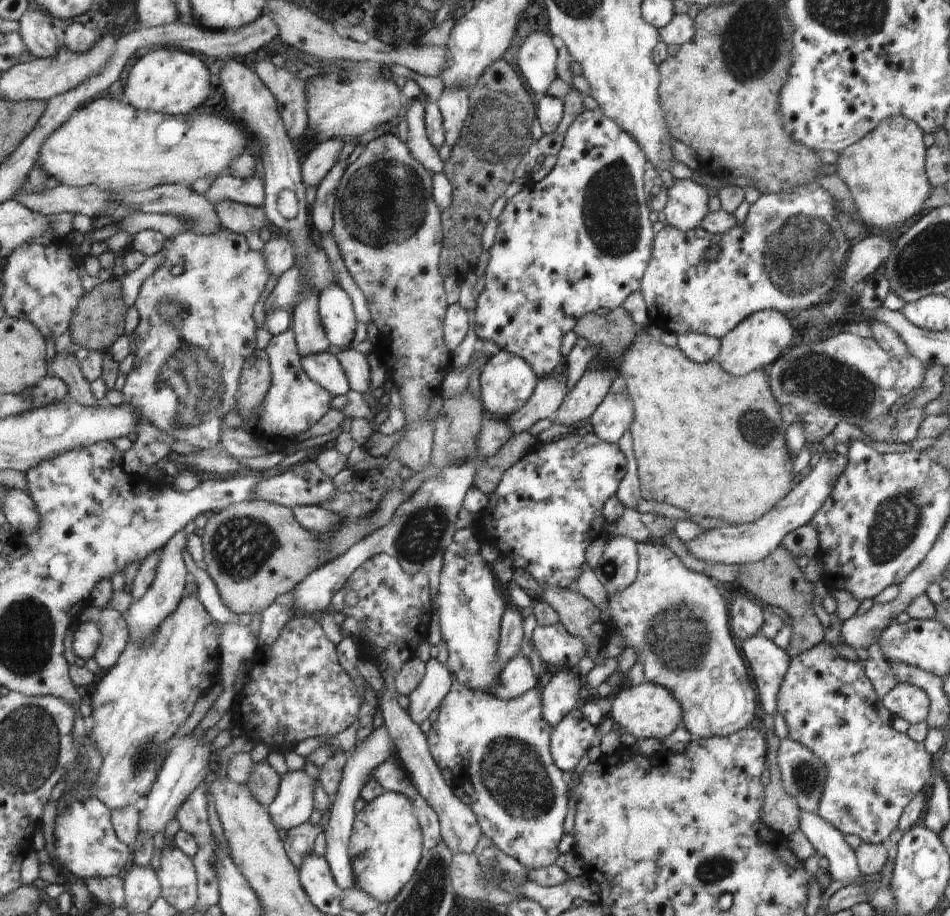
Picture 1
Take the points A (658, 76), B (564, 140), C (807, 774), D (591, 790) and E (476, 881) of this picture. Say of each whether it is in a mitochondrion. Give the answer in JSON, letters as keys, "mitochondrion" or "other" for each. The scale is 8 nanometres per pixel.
{"A":"other","B":"other","C":"mitochondrion","D":"other","E":"mitochondrion"}

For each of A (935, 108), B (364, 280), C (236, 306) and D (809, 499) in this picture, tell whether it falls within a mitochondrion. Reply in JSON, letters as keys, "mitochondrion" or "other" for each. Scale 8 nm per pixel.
{"A":"other","B":"other","C":"other","D":"other"}

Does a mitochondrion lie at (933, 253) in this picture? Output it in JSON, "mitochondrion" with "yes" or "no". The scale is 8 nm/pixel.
{"mitochondrion":"yes"}

